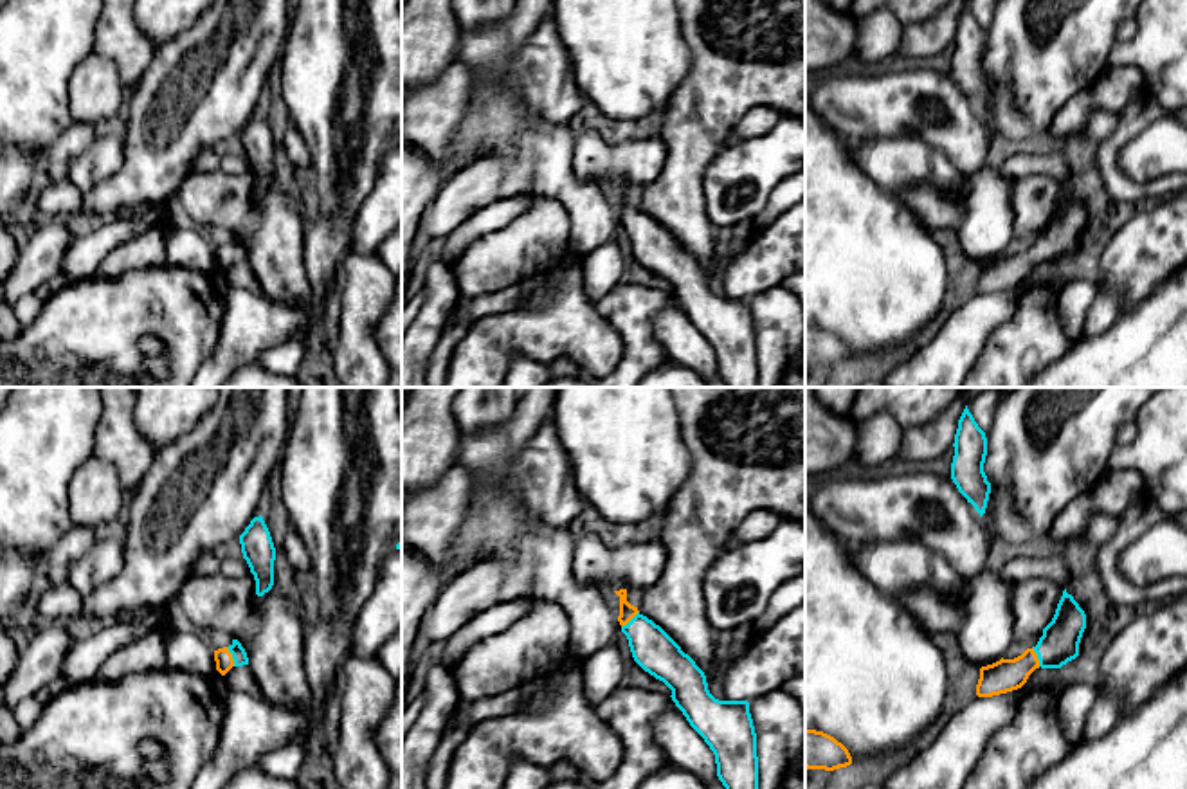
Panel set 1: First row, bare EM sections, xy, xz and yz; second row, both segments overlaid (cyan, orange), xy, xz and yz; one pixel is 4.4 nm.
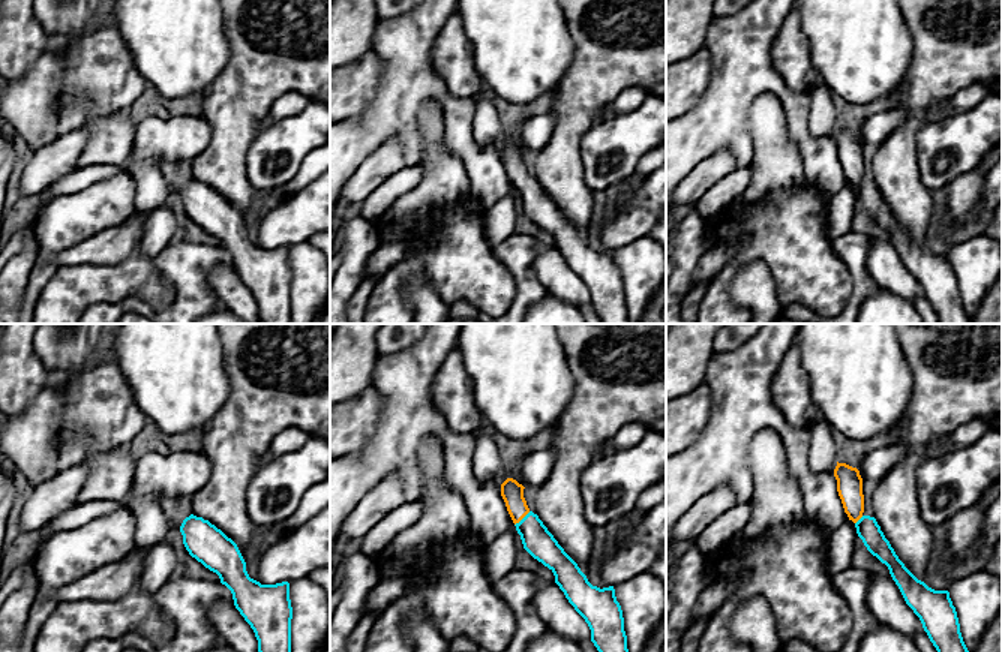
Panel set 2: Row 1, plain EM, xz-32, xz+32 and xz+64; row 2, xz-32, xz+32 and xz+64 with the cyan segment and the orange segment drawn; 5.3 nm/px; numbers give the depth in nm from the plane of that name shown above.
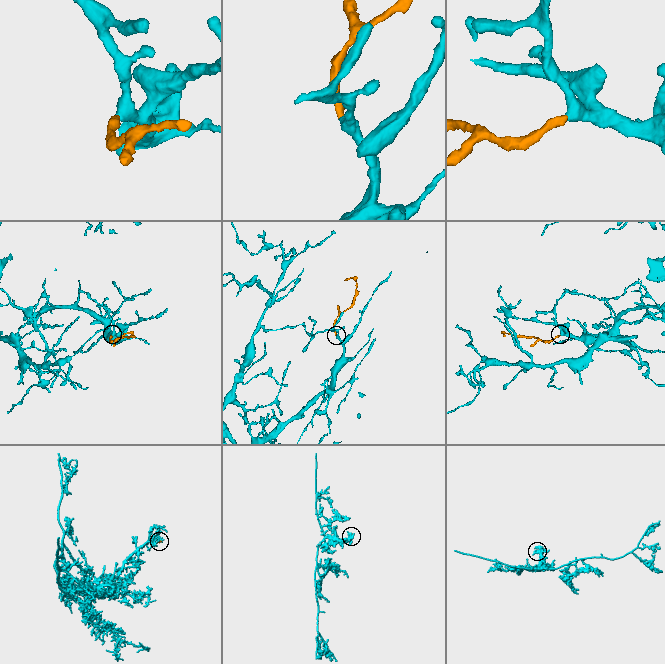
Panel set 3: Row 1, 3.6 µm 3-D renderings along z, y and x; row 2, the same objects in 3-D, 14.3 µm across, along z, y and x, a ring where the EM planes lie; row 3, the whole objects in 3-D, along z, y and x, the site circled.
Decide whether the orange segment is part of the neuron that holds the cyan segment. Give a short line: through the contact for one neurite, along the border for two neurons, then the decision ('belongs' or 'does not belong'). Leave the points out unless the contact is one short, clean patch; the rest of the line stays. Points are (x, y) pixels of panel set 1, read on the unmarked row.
xy (238, 249), (233, 253), (224, 256) | belongs

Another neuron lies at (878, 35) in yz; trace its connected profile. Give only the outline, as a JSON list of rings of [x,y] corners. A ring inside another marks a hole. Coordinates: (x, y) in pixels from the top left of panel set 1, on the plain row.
[[[879,9],[857,18],[854,56],[874,65],[895,54],[904,25],[890,9]]]

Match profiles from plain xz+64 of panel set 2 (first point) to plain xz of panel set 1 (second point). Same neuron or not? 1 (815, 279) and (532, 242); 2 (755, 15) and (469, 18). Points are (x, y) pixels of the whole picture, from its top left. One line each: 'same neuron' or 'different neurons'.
1: different neurons
2: different neurons

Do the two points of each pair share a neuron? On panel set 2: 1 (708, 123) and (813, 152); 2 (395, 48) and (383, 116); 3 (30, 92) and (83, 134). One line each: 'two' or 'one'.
1: one
2: one
3: two

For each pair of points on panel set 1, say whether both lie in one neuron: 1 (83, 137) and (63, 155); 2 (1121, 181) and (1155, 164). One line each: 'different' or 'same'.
1: same
2: different

